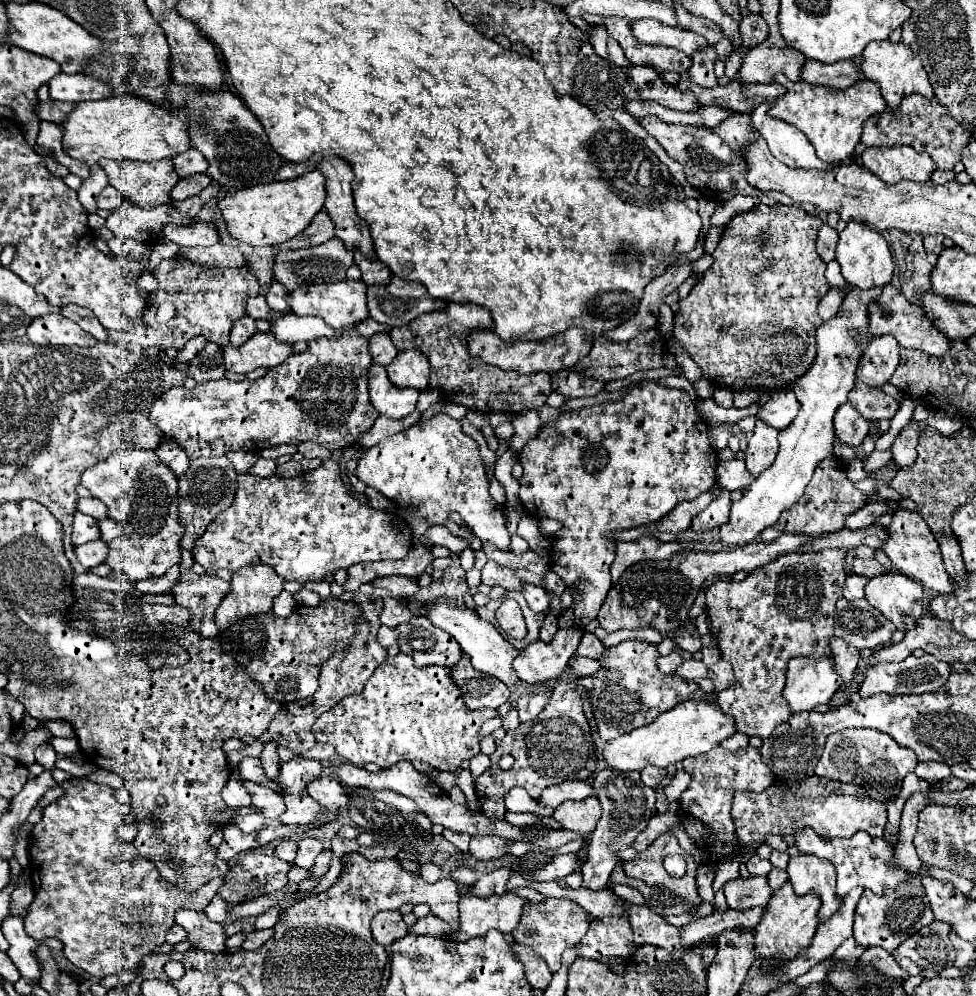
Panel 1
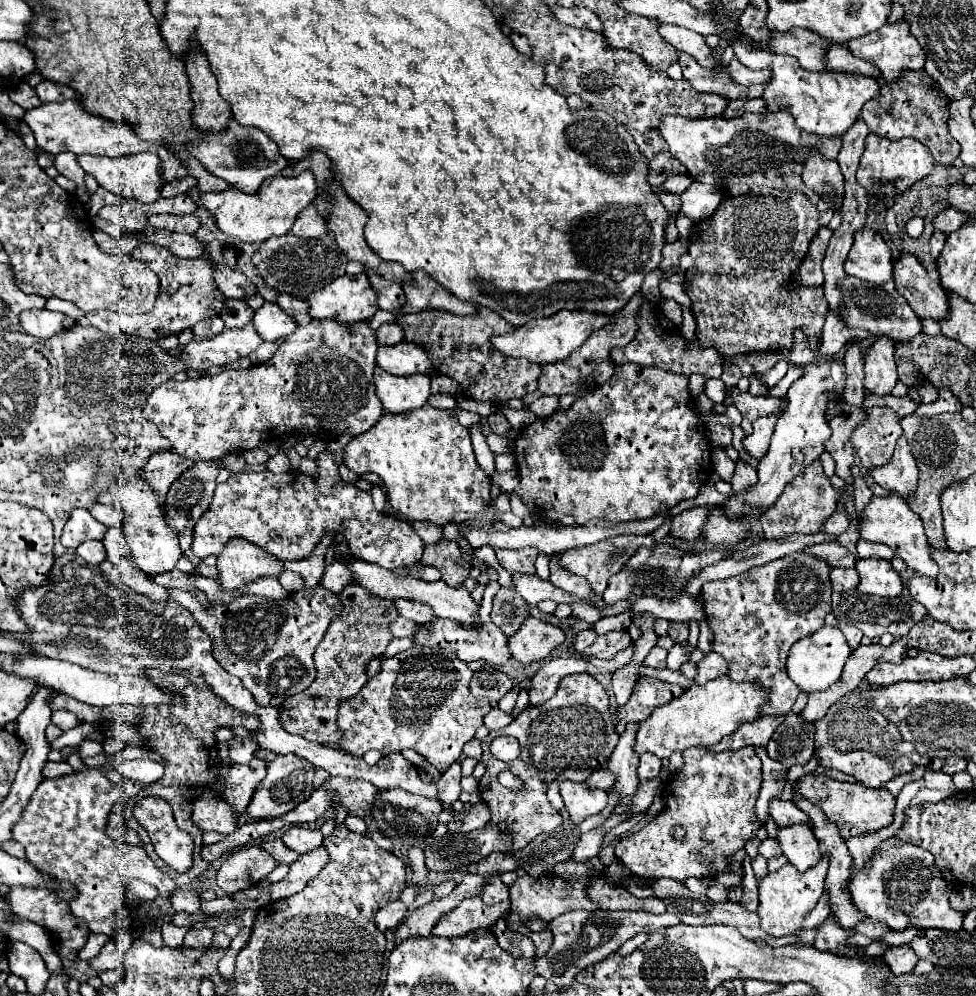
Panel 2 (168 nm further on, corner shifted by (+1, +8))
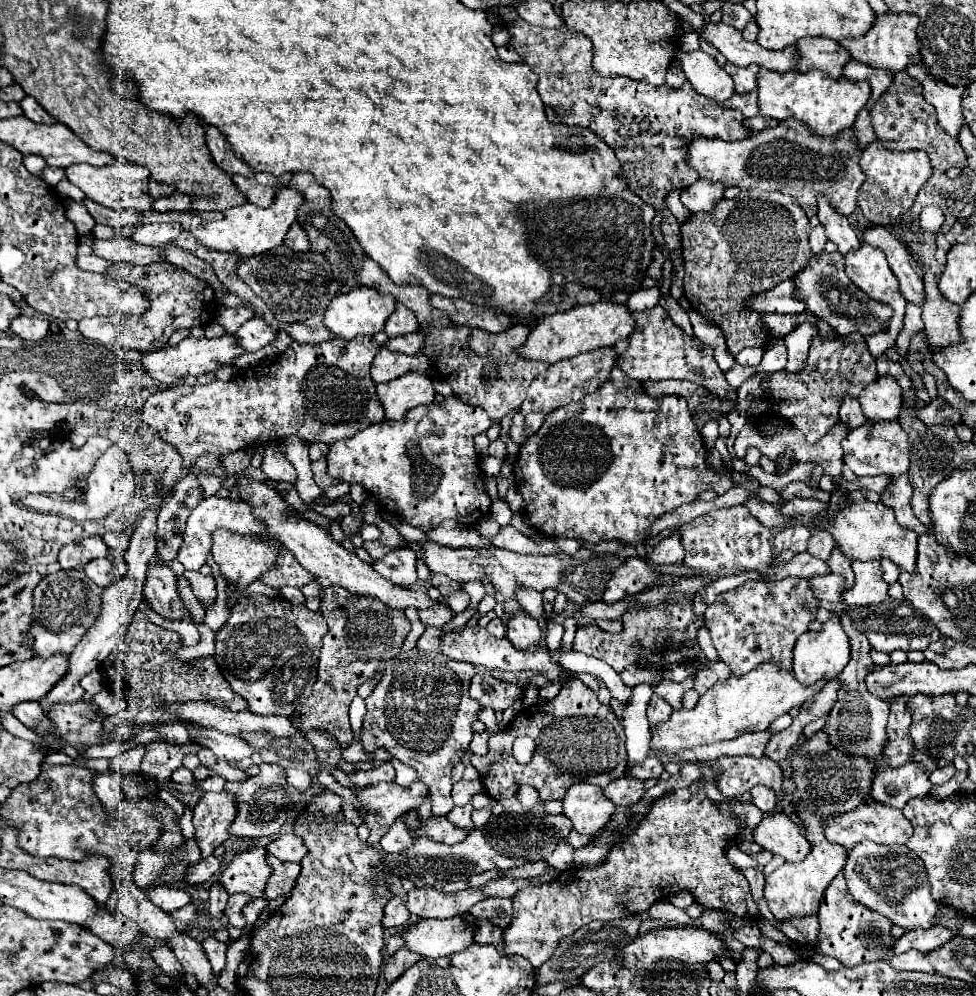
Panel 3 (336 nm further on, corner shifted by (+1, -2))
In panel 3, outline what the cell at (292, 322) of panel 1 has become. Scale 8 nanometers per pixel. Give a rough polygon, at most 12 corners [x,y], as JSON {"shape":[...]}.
{"shape":[[253,317],[235,335],[245,351],[273,343],[273,331],[261,317]]}

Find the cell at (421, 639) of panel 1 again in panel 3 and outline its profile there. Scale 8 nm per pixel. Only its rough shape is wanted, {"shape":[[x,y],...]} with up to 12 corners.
{"shape":[[481,625],[445,633],[449,659],[487,671],[533,669],[549,681],[563,667],[547,651],[513,649]]}

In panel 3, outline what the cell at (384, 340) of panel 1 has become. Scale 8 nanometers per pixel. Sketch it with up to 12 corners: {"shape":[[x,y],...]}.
{"shape":[[423,333],[387,339],[385,347],[415,355],[421,349]]}

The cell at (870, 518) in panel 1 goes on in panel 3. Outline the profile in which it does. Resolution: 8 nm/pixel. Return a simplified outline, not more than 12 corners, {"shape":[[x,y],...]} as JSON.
{"shape":[[815,529],[809,553],[829,559],[835,547],[827,529]]}

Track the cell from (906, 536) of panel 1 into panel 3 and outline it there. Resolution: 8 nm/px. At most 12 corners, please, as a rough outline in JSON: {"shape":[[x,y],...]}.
{"shape":[[859,501],[815,519],[851,559],[917,569],[917,533]]}

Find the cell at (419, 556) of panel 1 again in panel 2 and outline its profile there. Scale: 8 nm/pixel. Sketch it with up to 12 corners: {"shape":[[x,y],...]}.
{"shape":[[333,561],[325,567],[321,585],[341,593],[351,583],[345,563]]}

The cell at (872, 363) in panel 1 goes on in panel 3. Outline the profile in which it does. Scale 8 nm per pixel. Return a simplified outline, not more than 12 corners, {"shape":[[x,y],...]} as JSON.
{"shape":[[877,377],[859,393],[867,419],[899,417],[903,393],[895,377]]}

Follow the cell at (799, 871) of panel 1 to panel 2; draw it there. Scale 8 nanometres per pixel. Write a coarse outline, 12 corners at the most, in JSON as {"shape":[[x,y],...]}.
{"shape":[[805,823],[779,827],[775,839],[797,871],[821,859]]}

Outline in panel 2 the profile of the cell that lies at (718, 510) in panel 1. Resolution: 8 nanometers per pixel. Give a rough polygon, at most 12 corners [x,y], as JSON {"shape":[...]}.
{"shape":[[693,507],[671,521],[669,535],[697,539],[711,507]]}

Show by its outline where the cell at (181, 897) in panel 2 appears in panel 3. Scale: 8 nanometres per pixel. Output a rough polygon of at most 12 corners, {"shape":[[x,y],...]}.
{"shape":[[159,885],[147,897],[165,913],[173,913],[193,899],[175,885]]}

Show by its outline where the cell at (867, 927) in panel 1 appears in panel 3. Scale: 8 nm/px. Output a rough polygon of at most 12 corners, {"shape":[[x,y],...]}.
{"shape":[[905,845],[849,851],[853,899],[905,929],[929,929],[941,903]]}

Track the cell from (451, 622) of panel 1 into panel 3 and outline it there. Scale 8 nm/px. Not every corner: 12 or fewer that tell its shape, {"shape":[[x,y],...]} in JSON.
{"shape":[[241,479],[255,507],[315,579],[393,609],[429,609],[421,589],[393,585],[307,519],[285,515],[273,487]]}

